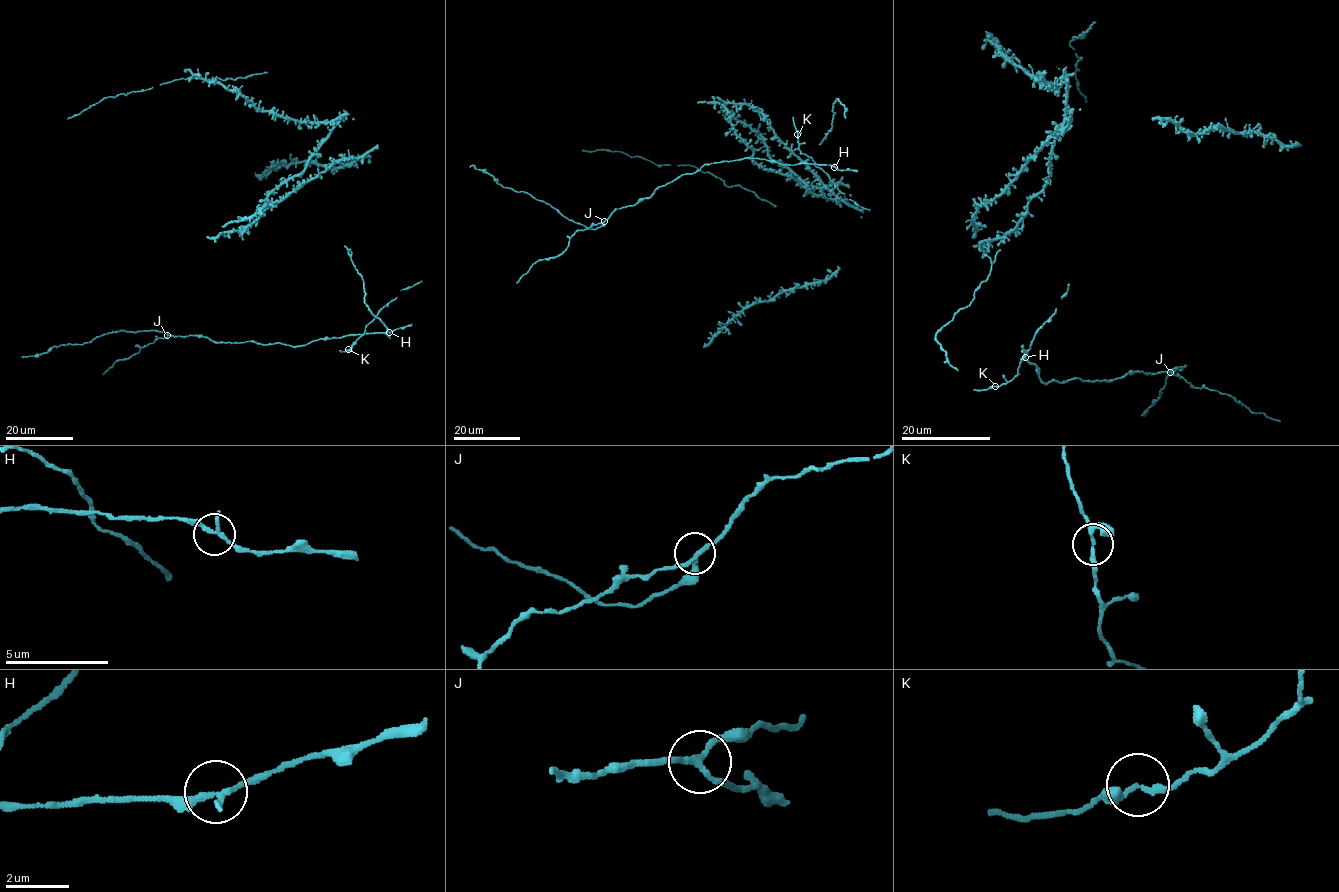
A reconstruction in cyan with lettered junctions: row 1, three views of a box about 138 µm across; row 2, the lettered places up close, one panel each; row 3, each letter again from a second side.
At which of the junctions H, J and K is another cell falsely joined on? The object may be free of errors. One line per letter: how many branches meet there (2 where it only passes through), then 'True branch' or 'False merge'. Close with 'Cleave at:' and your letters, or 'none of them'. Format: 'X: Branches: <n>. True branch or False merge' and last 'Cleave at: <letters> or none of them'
H: Branches: 3. True branch
J: Branches: 3. True branch
K: Branches: 3. True branch
Cleave at: none of them

